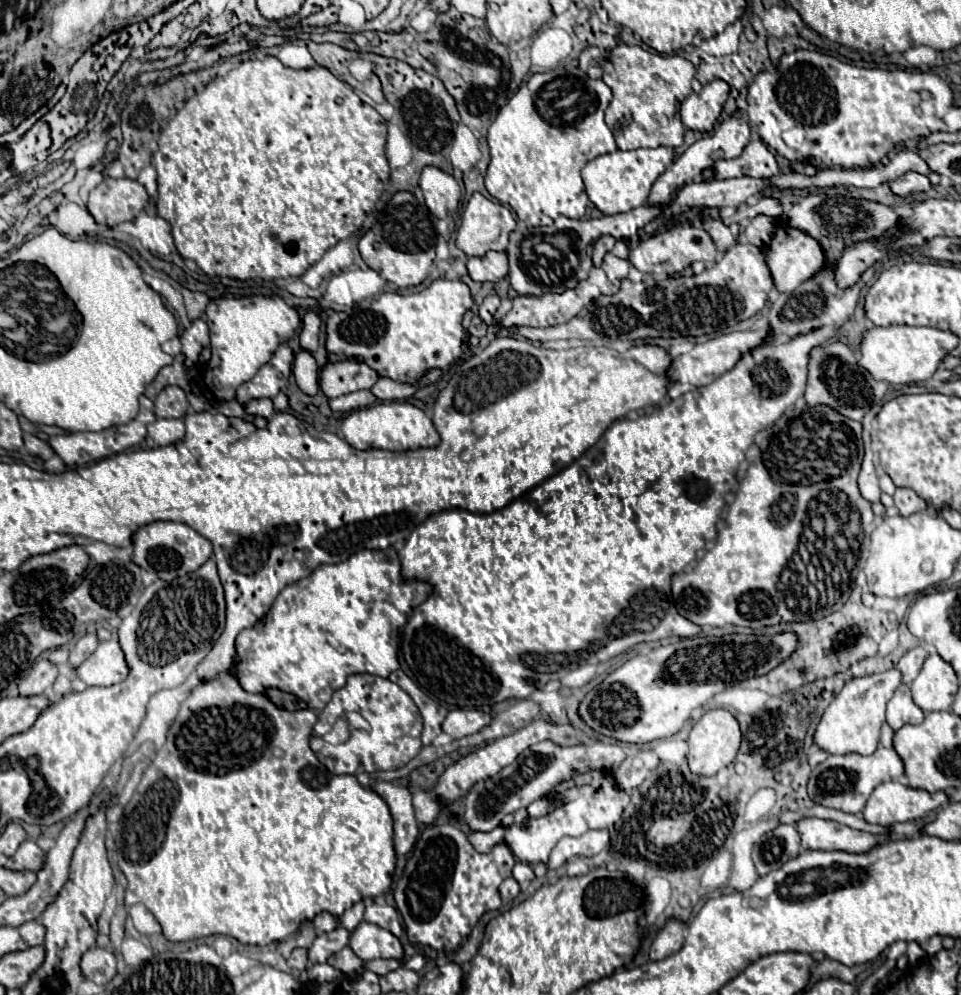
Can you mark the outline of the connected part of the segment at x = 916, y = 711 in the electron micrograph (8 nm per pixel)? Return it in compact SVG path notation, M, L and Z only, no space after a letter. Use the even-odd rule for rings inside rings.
M899 685L891 701L887 703L887 723L891 725L893 731L897 731L897 727L903 727L907 723L917 725L921 721L923 721L923 711L913 703L909 687Z

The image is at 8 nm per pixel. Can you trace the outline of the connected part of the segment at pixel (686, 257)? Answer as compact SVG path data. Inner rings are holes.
M676 224L665 230L656 233L630 249L630 263L640 272L649 274L682 273L685 267L689 267L693 261L715 261L717 249L707 235L703 227L694 227L691 224Z

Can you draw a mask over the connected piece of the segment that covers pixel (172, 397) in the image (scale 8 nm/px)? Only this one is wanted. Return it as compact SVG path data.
M175 385L165 387L155 399L155 415L157 417L181 419L181 417L185 417L187 409L189 409L189 401L185 397L185 391Z

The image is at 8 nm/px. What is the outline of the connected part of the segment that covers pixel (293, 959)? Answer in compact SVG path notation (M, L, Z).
M293 949L291 957L287 959L287 965L295 971L303 971L307 967L307 949Z

